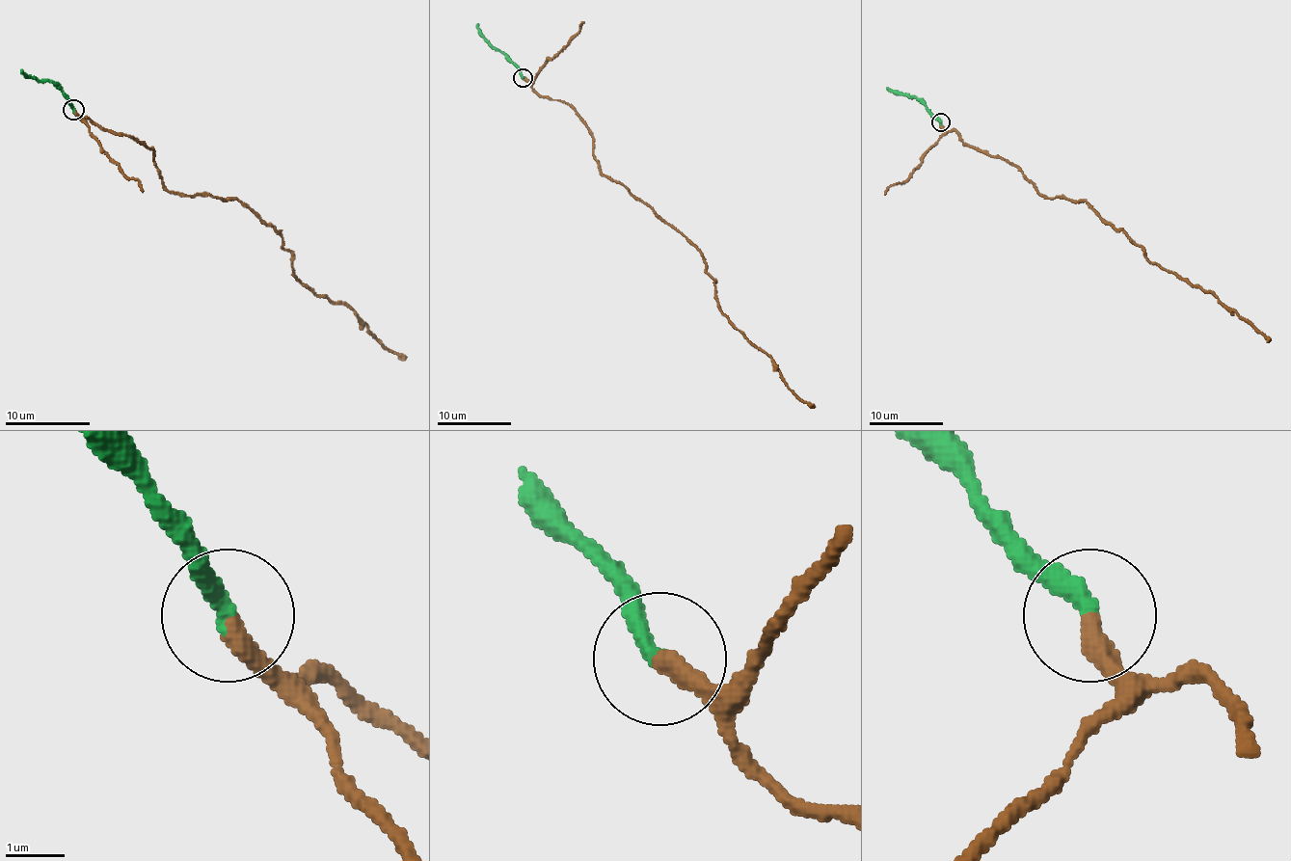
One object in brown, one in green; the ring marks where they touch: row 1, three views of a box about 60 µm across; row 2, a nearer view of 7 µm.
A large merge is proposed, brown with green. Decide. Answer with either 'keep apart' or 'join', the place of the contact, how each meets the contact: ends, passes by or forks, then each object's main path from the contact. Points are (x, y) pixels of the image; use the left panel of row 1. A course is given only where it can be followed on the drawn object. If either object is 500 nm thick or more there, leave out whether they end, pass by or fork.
keep apart; at (73, 109); brown ends there; green ends there; brown runs (74, 109), (152, 151), (169, 191), (243, 201), (277, 231), (300, 280), (344, 304), (387, 348), (406, 356); green runs (74, 109), (51, 81), (39, 81), (21, 68)

